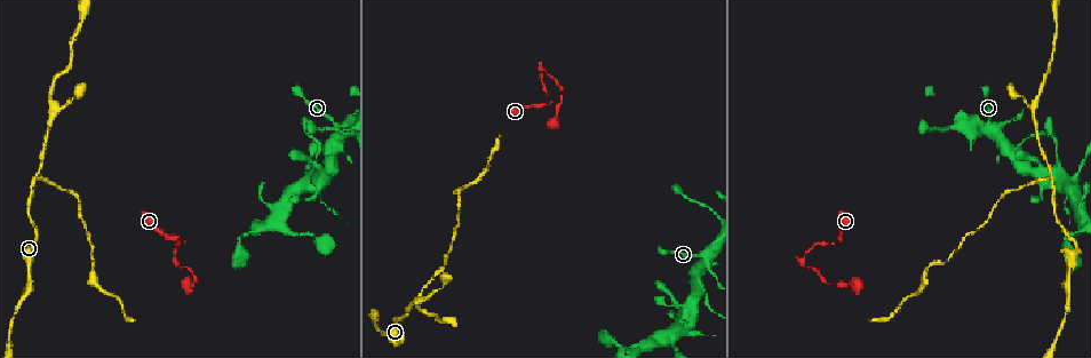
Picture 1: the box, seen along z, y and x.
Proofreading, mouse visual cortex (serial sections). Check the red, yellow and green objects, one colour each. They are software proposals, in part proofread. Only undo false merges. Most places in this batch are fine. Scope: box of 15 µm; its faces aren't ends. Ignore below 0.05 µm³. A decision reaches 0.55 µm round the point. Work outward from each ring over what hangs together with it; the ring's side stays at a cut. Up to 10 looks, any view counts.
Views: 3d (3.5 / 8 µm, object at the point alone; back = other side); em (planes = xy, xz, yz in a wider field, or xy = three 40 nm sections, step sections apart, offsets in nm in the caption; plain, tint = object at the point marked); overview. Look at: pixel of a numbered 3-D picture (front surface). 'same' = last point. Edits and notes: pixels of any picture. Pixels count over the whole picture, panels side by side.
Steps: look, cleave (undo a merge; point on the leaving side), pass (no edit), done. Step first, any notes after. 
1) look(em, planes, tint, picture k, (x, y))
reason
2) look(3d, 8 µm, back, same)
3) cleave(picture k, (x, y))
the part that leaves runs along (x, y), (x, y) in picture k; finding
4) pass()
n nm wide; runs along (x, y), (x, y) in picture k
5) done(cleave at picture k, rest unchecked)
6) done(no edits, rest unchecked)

look(3d, 8 µm, picture 1, (37, 178))

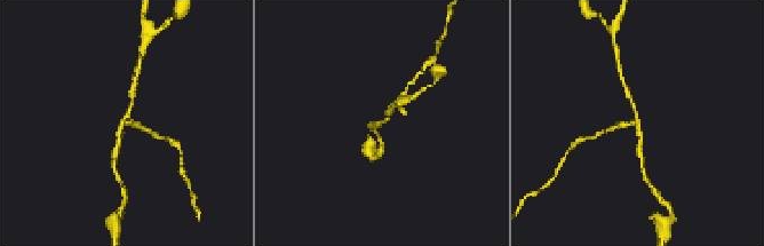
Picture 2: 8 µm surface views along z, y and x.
look(em, xy, step 1, tint, picture 2, (639, 125))
3 arms; arms of 100, 150, 150 nm

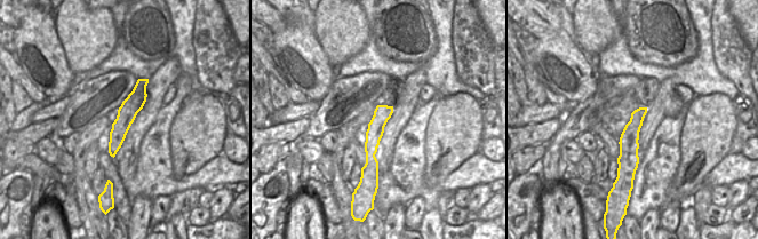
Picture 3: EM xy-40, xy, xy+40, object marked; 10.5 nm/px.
cleave(picture 2, (618, 125))
the part that leaves runs along (635, 122), (613, 126), (597, 135) in picture 2; two cells meet here

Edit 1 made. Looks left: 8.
look(3d, 3.5 µm, picture 1, (415, 299))
branch point

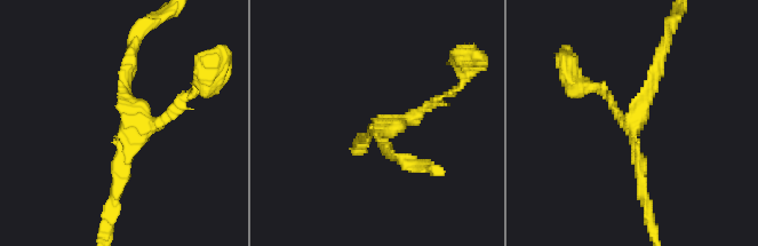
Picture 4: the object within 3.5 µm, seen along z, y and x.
look(em, planes, tint, picture 4, (633, 141))

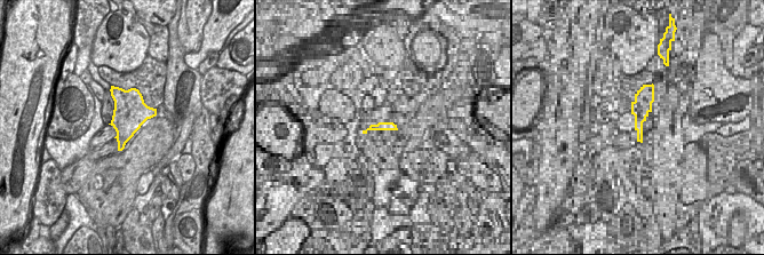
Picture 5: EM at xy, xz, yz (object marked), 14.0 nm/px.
pass()
480 nm wide; runs along (111, 211), (128, 141), (128, 70) in picture 4; one cell here

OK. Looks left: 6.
look(3d, 3.5 µm, picture 1, (181, 239))
narrows sharply

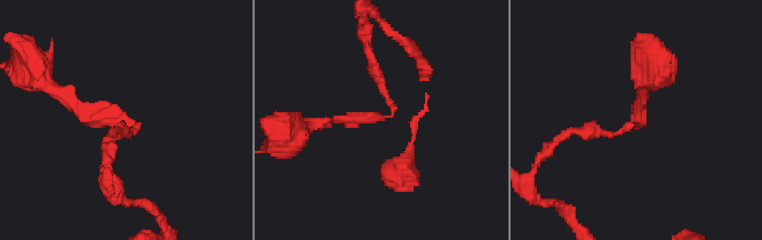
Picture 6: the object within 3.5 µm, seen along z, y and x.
look(em, xy, step 3, tint, picture 6, (389, 116))
arms of 150, 150 nm; now the EM

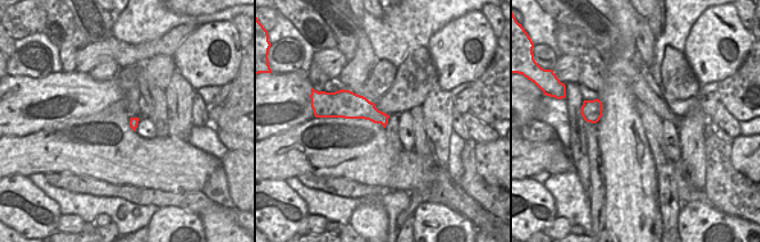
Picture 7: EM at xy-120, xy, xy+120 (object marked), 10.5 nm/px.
pass()
runs along (318, 122), (391, 114), (370, 53) in picture 6; all the same cell

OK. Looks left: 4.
done(cleave at picture 2, rest unchecked)

